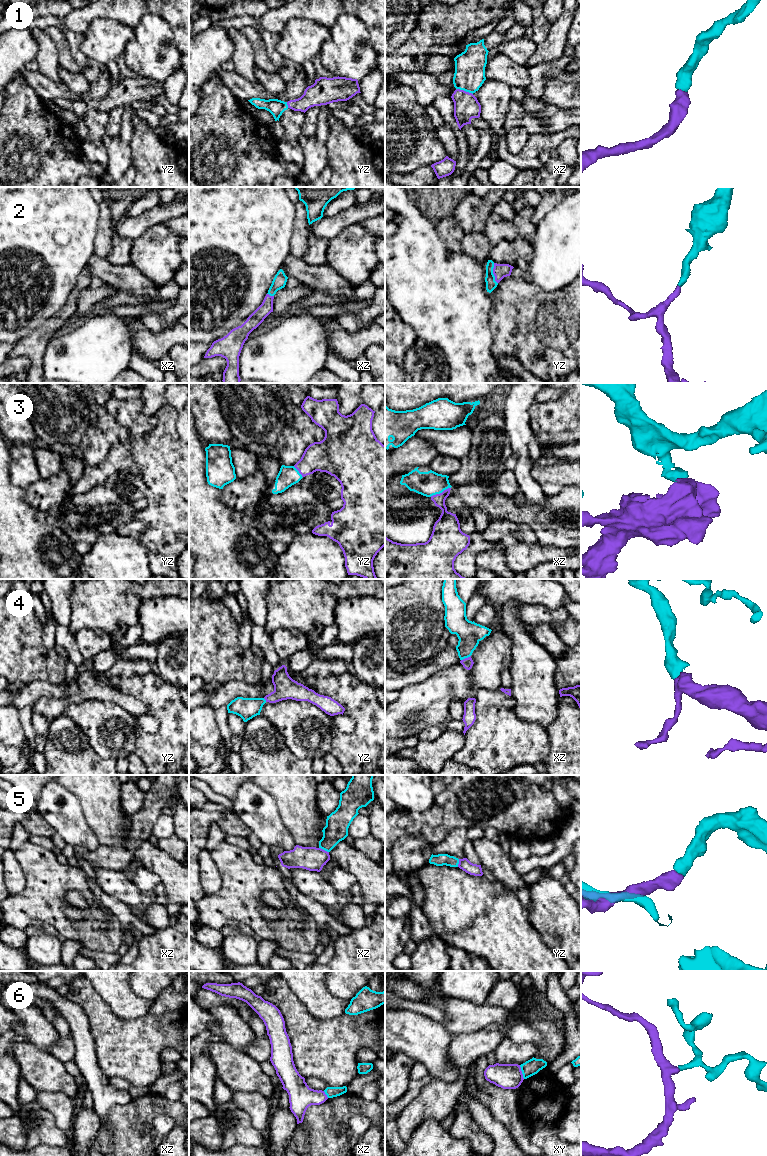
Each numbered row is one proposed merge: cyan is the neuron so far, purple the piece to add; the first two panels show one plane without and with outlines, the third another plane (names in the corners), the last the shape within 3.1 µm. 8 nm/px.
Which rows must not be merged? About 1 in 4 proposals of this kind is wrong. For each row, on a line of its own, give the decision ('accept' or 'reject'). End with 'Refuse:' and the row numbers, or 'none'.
1: accept
2: accept
3: accept
4: accept
5: accept
6: reject
Refuse: 6

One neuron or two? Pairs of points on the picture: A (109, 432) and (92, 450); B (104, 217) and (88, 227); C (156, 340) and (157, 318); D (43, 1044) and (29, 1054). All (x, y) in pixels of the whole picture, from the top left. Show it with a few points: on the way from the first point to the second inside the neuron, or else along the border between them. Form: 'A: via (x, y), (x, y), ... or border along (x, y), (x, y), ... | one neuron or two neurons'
A: via (105, 436), (95, 446) | one neuron
B: border along (99, 203), (99, 221), (93, 244) | two neurons
C: border along (138, 318), (154, 332), (160, 332), (173, 325) | two neurons
D: border along (28, 1041), (41, 1051), (49, 1053) | two neurons

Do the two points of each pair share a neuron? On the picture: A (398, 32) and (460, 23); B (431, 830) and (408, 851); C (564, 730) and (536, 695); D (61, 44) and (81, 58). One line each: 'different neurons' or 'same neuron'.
A: different neurons
B: different neurons
C: different neurons
D: different neurons

